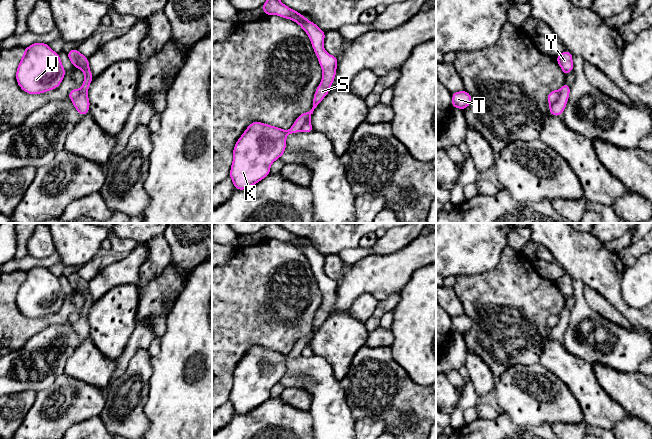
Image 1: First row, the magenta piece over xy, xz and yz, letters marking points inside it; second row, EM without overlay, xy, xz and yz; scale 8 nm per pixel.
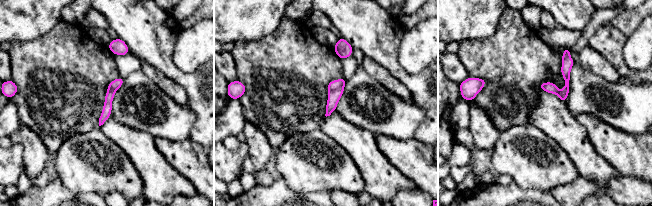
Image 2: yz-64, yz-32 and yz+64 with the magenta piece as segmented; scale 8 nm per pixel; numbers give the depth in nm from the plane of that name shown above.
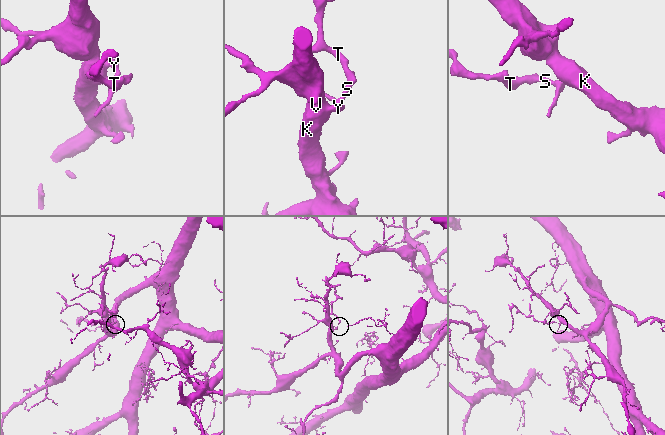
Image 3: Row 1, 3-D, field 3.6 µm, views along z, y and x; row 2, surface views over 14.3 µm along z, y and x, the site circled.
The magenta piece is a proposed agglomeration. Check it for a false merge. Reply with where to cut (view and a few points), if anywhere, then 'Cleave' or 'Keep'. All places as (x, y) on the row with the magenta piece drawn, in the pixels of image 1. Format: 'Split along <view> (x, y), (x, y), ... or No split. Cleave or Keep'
No split. Keep

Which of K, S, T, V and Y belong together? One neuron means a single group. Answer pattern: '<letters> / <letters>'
K S T V Y

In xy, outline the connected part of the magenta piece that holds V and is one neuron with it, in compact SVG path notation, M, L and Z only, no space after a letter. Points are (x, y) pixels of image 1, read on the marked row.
M36 42L24 49L16 81L28 94L41 94L59 87L65 76L59 54L48 44Z

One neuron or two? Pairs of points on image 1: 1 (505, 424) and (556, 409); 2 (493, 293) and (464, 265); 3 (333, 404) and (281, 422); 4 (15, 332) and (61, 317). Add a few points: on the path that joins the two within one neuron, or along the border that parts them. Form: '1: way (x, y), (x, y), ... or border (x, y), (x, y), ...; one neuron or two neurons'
1: border (503, 411), (518, 425), (536, 426); two neurons
2: border (496, 265), (481, 273), (460, 274), (456, 277); two neurons
3: border (308, 411), (312, 418), (313, 428); two neurons
4: way (26, 328), (50, 320); one neuron

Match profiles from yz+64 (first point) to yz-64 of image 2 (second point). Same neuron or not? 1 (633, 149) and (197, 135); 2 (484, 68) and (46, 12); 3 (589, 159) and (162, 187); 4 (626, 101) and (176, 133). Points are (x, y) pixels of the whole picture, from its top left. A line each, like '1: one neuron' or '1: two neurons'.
1: two neurons
2: two neurons
3: one neuron
4: one neuron

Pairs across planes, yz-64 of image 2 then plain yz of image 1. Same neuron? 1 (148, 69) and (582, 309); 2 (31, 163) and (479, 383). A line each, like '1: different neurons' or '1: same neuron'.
1: different neurons
2: same neuron

